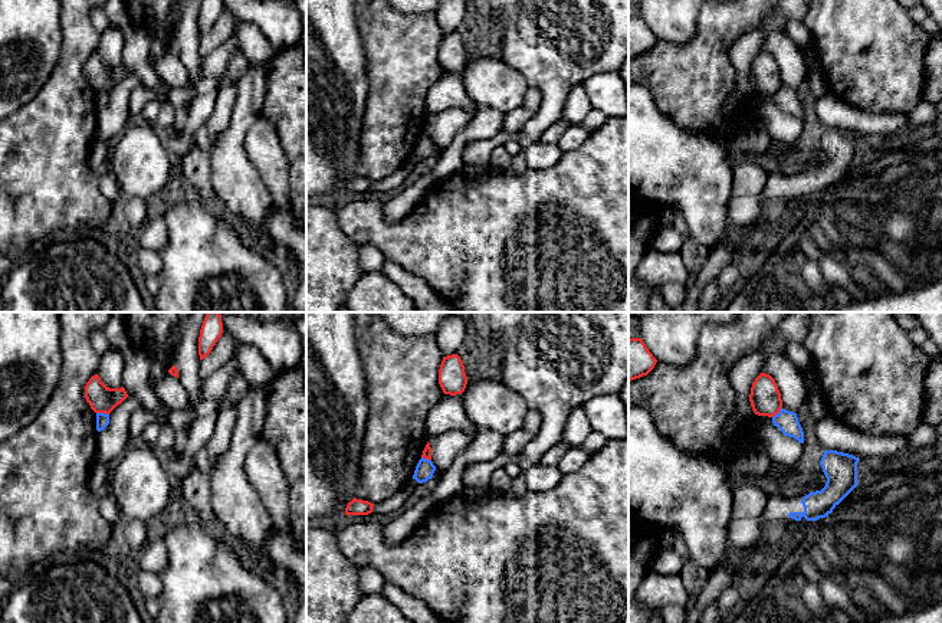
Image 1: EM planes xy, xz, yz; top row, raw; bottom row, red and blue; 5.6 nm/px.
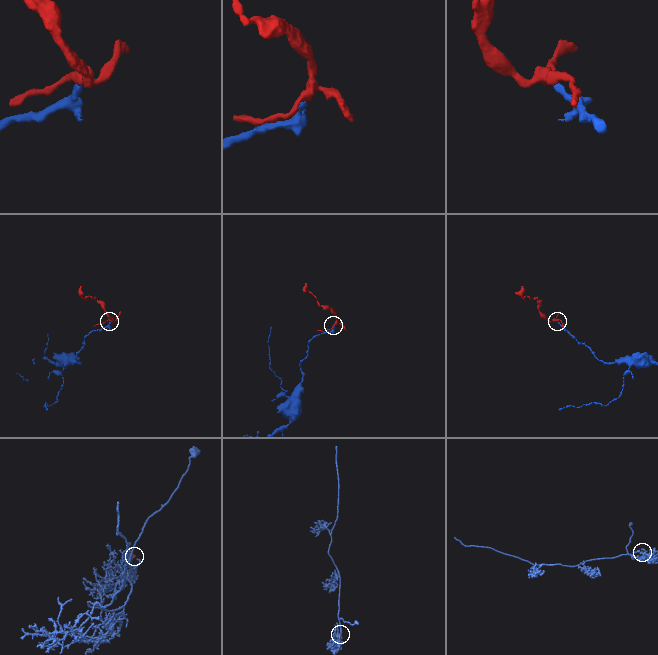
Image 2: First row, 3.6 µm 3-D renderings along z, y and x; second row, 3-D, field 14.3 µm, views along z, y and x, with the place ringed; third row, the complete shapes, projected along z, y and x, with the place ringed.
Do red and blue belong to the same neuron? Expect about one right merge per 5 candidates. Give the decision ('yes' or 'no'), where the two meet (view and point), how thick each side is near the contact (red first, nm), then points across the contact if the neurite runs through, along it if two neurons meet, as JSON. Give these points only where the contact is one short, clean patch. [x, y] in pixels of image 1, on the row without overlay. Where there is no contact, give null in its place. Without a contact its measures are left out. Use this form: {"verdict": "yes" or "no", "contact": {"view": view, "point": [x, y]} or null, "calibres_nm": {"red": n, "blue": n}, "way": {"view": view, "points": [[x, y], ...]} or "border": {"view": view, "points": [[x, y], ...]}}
{"verdict": "no", "contact": {"view": "xy", "point": [102, 89]}, "calibres_nm": {"red": 150, "blue": 80}, "border": {"view": "xy", "points": [[97, 89], [108, 92]]}}

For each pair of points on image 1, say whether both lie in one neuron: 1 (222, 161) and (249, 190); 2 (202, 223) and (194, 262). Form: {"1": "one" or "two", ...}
{"1": "one", "2": "one"}

